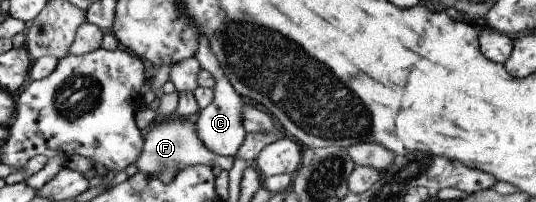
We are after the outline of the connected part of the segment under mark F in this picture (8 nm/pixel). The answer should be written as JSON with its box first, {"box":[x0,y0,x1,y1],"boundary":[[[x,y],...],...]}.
{"box":[133,116,233,183],"boundary":[[[174,116],[170,118],[156,118],[153,127],[143,136],[141,152],[138,154],[133,165],[137,171],[145,173],[147,176],[155,177],[162,183],[168,183],[176,173],[186,166],[194,164],[219,165],[220,169],[230,169],[233,157],[217,156],[215,153],[207,150],[202,143],[196,131],[194,131],[193,120],[183,120]]]}

